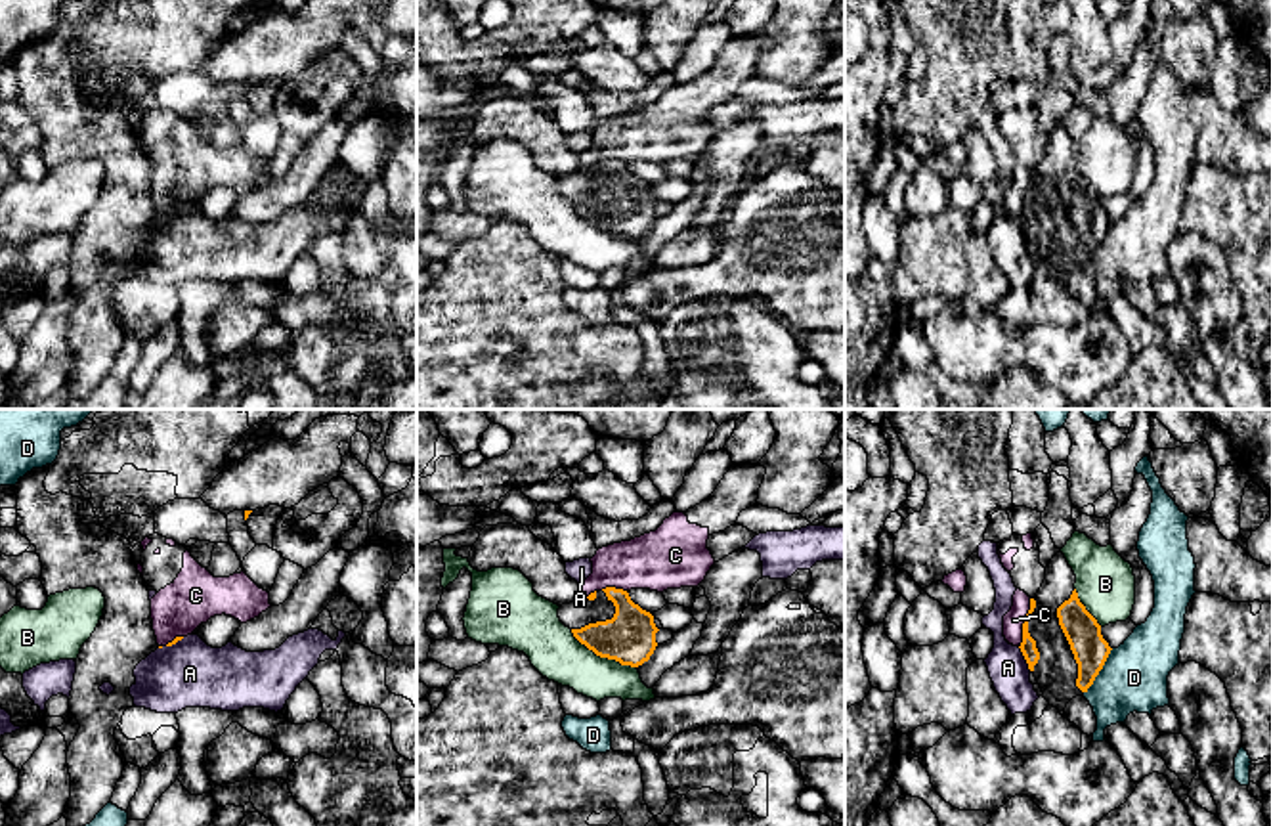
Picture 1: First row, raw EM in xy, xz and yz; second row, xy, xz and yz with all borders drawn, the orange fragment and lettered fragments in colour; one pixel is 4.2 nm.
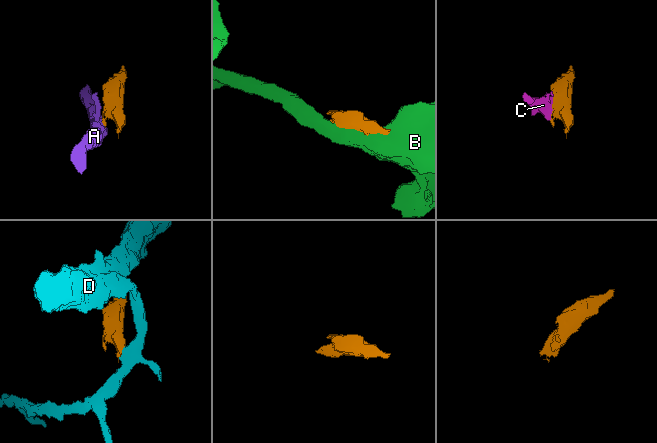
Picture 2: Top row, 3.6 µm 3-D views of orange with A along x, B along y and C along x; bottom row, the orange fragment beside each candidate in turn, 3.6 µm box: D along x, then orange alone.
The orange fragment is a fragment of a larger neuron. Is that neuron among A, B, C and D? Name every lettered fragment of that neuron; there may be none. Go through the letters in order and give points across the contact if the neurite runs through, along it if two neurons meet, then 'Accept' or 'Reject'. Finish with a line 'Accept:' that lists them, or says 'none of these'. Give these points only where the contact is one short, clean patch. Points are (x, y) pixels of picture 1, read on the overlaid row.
A: Boundary: yz (1017, 647), (1031, 670). Reject
B: Reject
C: Boundary: yz (1031, 599), (1019, 647). Reject
D: Boundary: yz (1113, 649), (1084, 693). Reject
Accept: none of these

